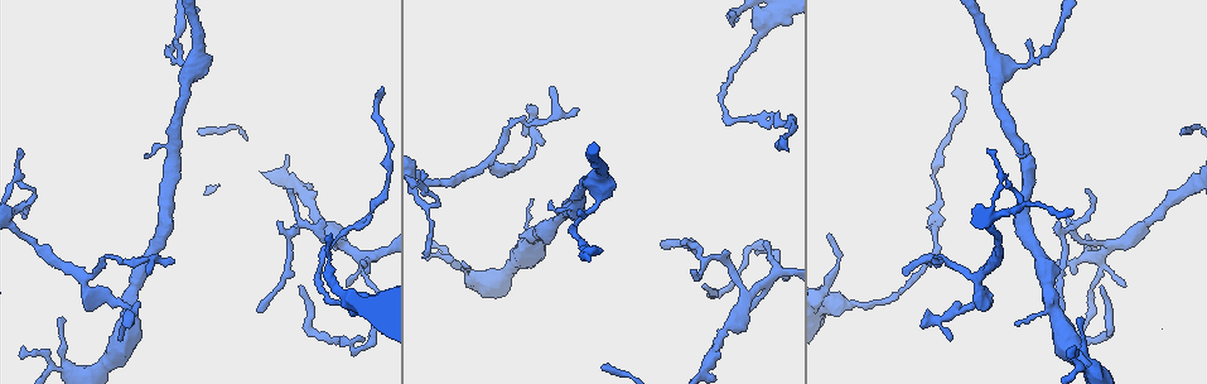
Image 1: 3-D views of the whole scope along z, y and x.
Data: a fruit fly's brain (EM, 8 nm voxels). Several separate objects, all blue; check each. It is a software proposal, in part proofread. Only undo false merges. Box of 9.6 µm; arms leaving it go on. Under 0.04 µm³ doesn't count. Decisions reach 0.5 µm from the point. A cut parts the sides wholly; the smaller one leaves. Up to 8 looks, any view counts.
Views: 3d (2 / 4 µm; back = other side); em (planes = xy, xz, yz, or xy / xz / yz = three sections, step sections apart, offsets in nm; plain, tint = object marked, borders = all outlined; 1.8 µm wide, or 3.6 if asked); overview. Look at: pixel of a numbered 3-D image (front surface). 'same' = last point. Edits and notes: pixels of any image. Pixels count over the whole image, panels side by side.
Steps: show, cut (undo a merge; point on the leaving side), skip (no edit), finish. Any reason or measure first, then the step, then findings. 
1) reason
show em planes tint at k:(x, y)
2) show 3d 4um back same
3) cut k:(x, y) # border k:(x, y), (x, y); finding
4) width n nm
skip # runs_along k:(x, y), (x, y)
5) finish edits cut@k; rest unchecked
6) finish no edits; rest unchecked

thick turns thin
show 3d 4um at 1:(1116, 246)

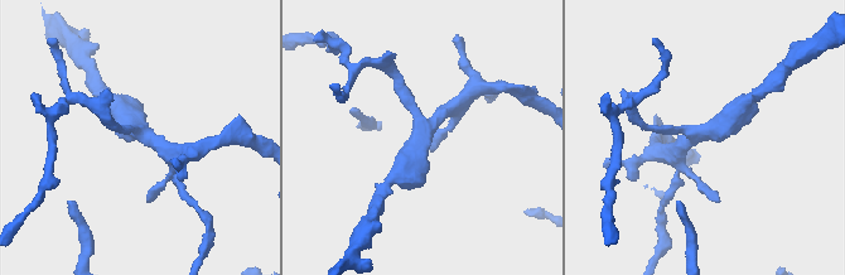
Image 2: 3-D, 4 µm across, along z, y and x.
arms 3; shape alone is not enough
show em planes tint at 2:(140, 134)

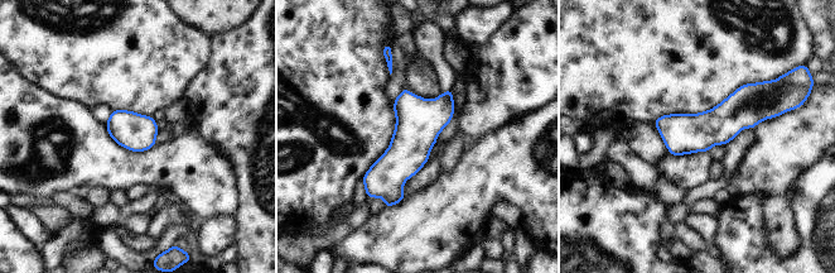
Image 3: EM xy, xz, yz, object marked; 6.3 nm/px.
skip # runs_along 3:(449, 94), (371, 194); all the same neuron

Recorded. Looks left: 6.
arms part here
show em planes tint at 1:(81, 274)

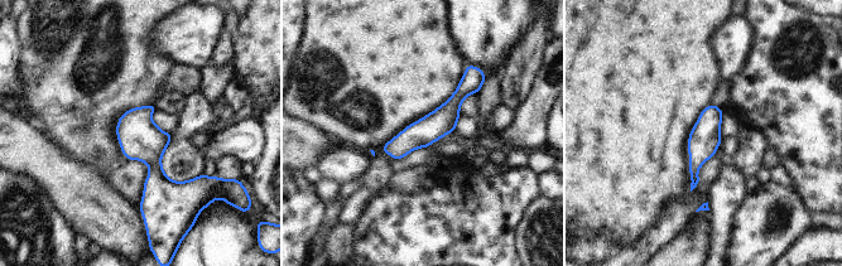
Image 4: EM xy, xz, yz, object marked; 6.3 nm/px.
width 170 nm
skip # all the same neuron

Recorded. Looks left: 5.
show em planes tint at 1:(418, 176)

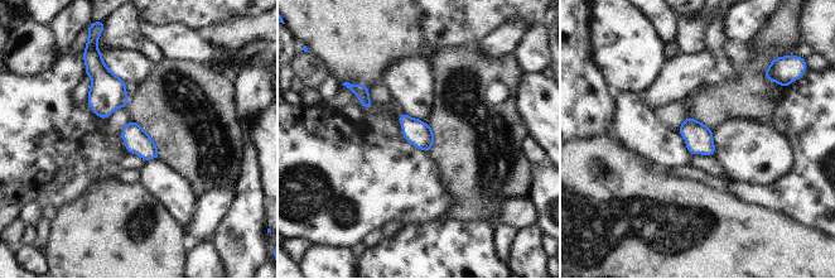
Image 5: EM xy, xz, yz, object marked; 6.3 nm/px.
skip # one neuron here

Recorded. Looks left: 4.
finish no edits; rest unchecked

